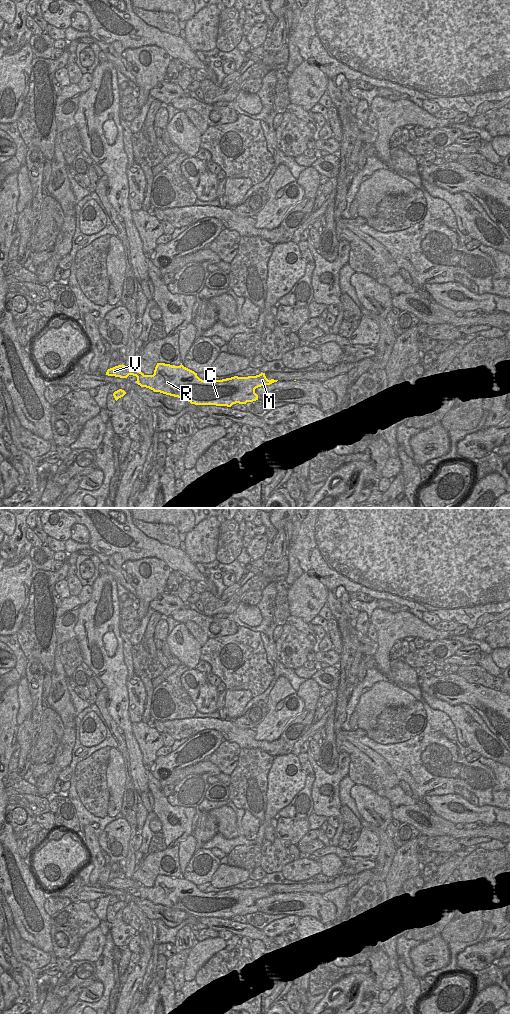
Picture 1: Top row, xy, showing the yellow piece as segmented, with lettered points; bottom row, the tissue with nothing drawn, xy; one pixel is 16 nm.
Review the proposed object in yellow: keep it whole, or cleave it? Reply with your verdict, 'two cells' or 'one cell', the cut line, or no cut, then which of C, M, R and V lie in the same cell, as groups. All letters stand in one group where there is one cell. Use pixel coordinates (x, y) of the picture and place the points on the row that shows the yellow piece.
one cell; no cut; C M R V

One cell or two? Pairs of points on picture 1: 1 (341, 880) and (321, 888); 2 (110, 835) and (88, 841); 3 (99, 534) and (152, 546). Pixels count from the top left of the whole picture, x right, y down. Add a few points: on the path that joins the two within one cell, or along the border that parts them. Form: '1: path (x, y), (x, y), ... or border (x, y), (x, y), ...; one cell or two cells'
1: path (336, 882), (326, 887); one cell
2: border (97, 838), (102, 850); two cells
3: path (112, 534), (118, 534), (132, 544), (139, 546); one cell

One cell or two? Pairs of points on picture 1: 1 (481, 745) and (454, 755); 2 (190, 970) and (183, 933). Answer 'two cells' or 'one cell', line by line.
1: two cells
2: two cells

